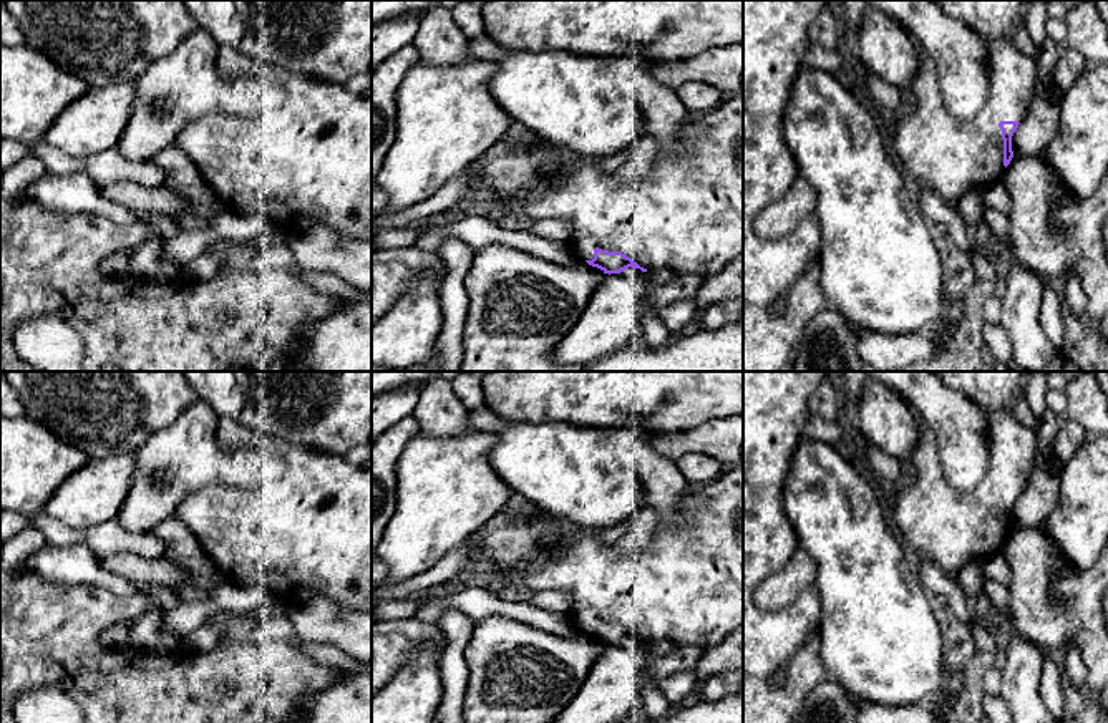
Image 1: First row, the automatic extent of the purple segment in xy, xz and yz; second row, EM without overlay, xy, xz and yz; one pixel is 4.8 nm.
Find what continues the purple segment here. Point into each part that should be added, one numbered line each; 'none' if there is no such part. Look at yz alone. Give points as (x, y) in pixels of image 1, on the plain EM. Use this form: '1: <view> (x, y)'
1: yz (936, 523)

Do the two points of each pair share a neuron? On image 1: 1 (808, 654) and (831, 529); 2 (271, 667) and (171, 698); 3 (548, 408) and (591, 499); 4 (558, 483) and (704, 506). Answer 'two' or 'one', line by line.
1: two
2: one
3: two
4: two

